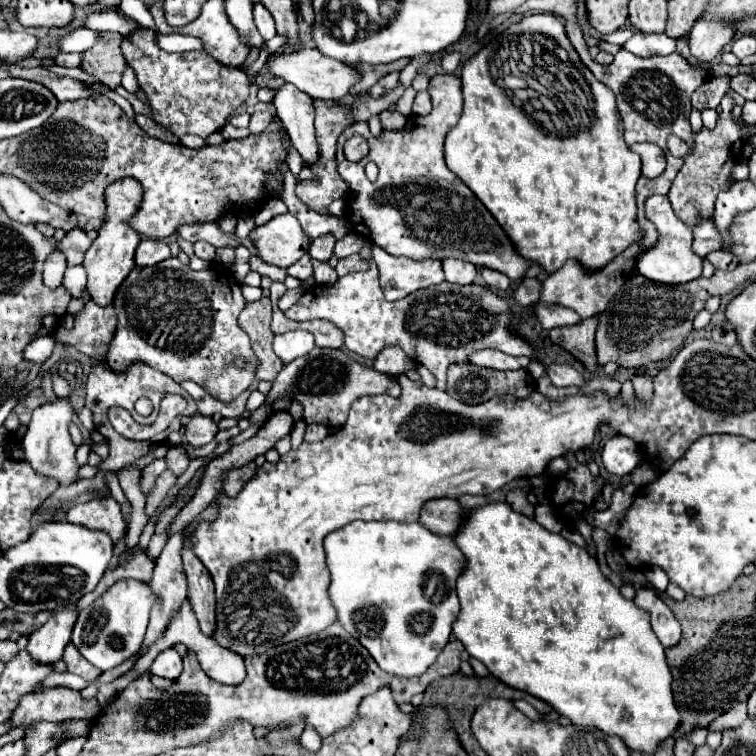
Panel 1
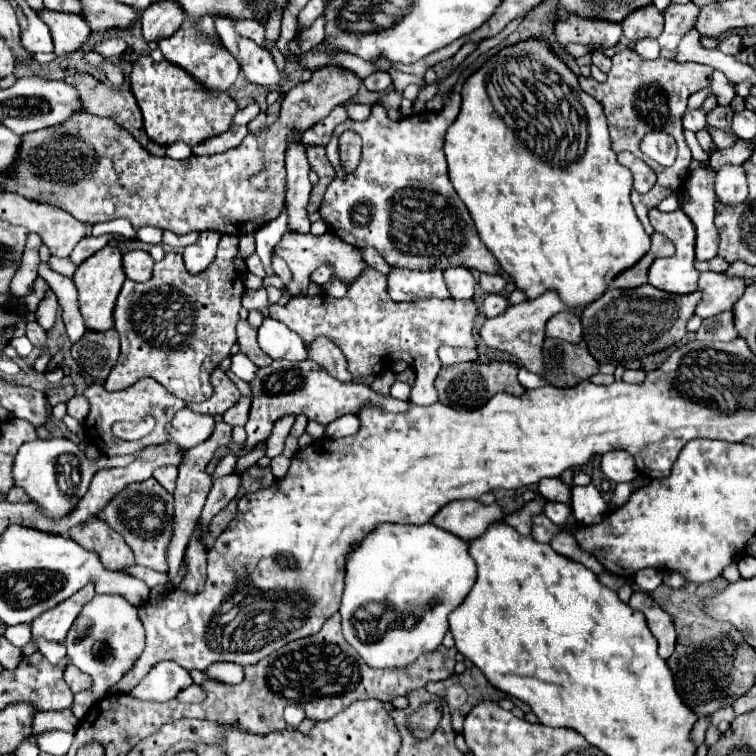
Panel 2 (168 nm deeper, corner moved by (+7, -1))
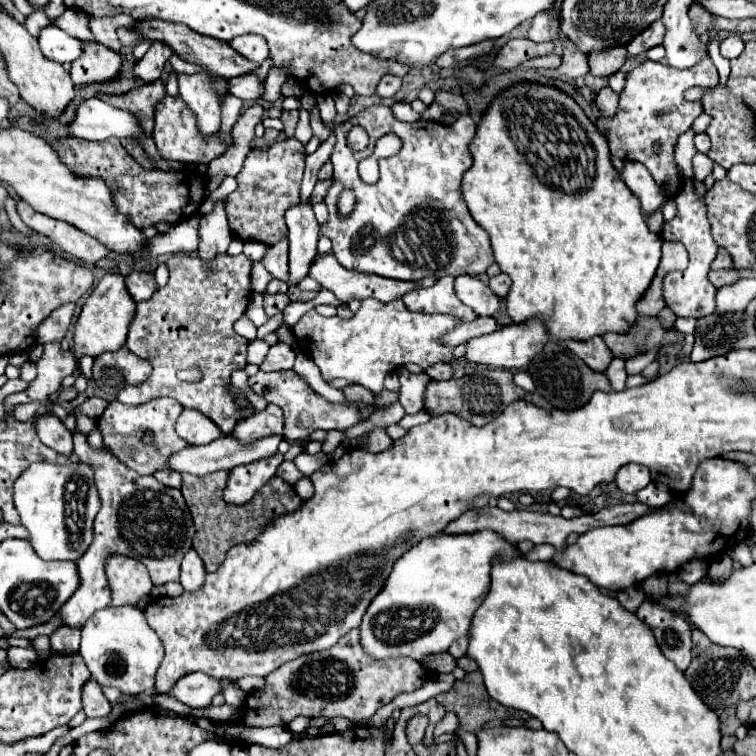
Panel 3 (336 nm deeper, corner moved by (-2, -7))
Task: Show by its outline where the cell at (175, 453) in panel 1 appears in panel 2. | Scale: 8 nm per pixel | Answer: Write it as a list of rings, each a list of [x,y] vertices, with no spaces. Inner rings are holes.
[[[164,465],[164,467],[158,467],[154,471],[154,479],[160,481],[160,485],[172,493],[174,491],[174,481],[176,481],[176,475],[178,475],[178,469],[174,465]]]

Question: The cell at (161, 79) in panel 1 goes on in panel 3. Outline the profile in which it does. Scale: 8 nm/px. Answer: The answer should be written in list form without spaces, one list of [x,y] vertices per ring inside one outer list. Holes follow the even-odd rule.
[[[169,95],[163,99],[163,103],[159,103],[159,109],[155,113],[155,143],[159,147],[159,153],[165,159],[171,161],[183,161],[183,163],[211,163],[215,157],[219,157],[223,153],[223,143],[219,143],[219,137],[213,135],[213,139],[209,139],[207,143],[203,143],[203,139],[199,139],[199,131],[195,131],[195,119],[191,119],[191,111],[187,111],[187,105],[177,97],[171,99]]]

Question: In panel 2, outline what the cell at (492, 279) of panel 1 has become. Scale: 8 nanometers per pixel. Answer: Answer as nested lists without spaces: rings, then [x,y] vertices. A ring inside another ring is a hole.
[[[480,273],[480,287],[484,293],[500,293],[506,285],[506,279],[502,275],[490,275],[490,273]]]

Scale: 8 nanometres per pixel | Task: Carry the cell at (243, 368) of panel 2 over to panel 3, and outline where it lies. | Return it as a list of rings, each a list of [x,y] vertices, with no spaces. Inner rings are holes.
[[[261,339],[251,341],[249,349],[247,349],[247,363],[257,363],[257,365],[263,363],[267,351],[269,351],[269,345],[265,341],[261,341]]]

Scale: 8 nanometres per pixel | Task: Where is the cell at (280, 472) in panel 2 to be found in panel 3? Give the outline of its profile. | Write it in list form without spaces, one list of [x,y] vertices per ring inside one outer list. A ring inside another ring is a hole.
[[[303,477],[301,481],[295,483],[295,491],[297,491],[297,495],[299,495],[303,501],[307,501],[307,499],[311,499],[311,495],[313,495],[313,483],[311,483],[307,477]]]

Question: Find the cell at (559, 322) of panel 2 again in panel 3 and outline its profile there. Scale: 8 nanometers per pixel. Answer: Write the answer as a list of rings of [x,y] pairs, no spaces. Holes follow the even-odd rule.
[[[595,337],[589,341],[567,341],[565,345],[579,359],[583,359],[587,367],[591,367],[597,373],[605,373],[605,369],[609,367],[609,363],[613,359],[609,347],[603,343],[601,337]]]

